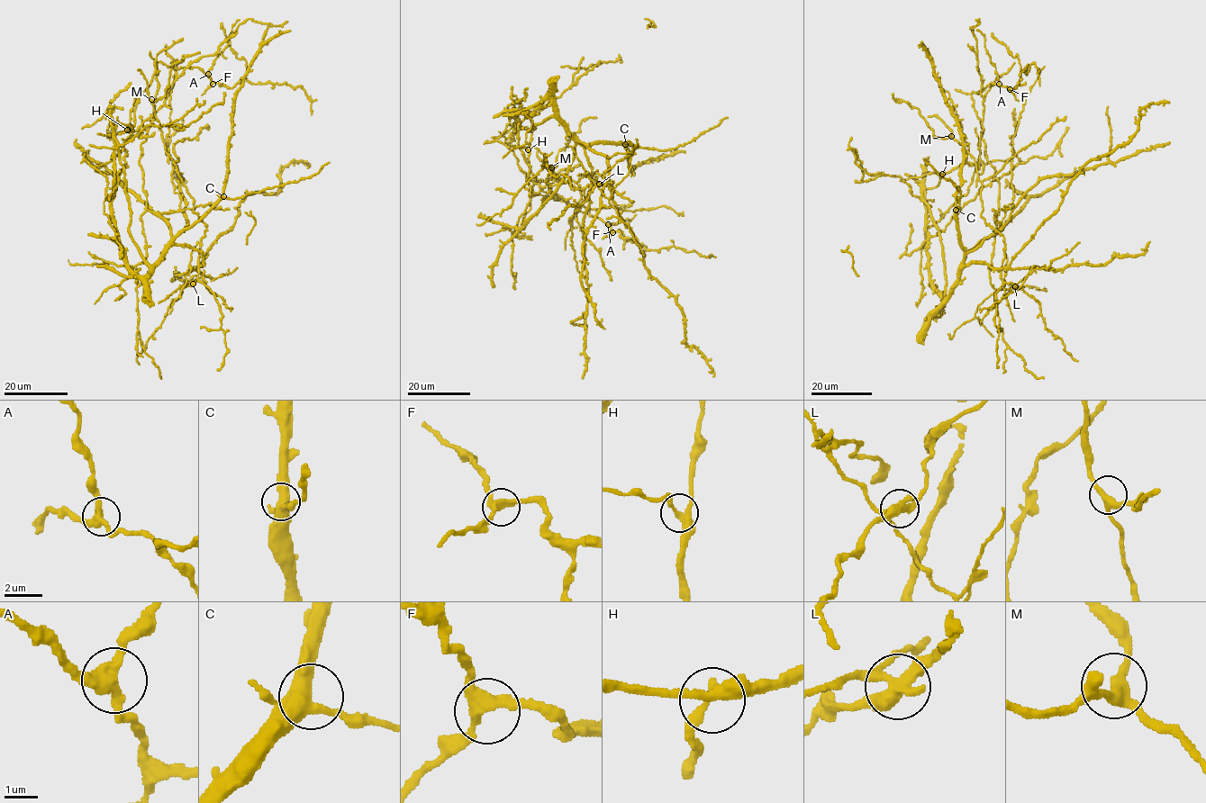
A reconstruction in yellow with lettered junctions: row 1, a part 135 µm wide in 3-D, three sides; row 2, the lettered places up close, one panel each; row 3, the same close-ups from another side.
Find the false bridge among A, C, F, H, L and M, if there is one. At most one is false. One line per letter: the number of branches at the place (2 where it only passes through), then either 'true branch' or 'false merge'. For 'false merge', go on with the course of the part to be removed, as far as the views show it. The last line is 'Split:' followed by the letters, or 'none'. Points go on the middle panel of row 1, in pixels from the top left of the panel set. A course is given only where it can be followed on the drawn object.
A: 3 | true branch
C: 4 | true branch
F: 3 | true branch
H: 3 | true branch
L: 4 | false merge | (599, 184), (597, 186), (608, 198), (629, 173), (637, 139)
M: 3 | true branch
Split: L

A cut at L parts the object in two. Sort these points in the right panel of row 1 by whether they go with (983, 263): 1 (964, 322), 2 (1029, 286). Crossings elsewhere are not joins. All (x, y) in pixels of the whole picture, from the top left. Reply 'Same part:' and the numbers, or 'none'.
Same part: 1, 2

